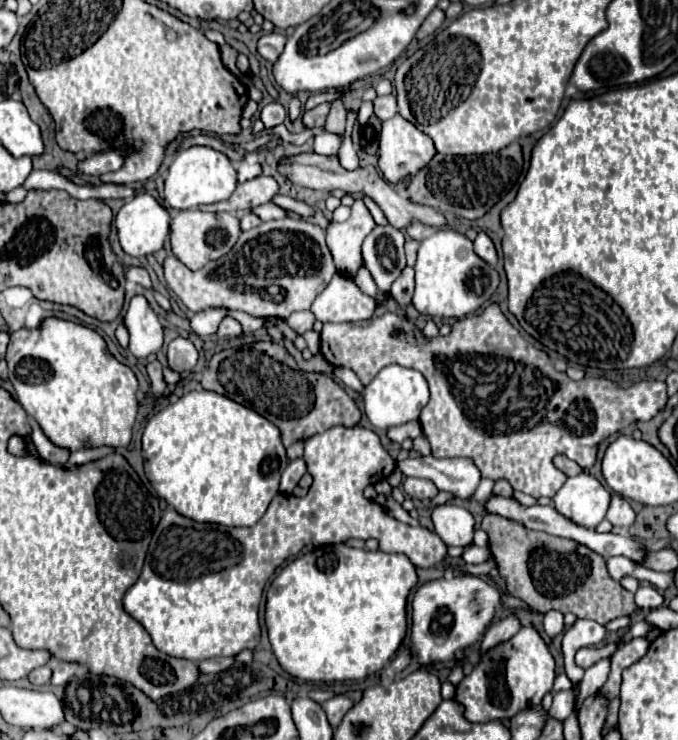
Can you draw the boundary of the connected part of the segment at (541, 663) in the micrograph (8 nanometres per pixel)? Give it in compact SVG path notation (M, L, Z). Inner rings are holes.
M521 627L521 631L487 653L475 665L471 675L467 675L455 693L455 701L465 705L465 719L473 723L485 723L491 719L511 719L515 713L539 705L543 695L553 689L555 661L549 653L545 641L533 627Z

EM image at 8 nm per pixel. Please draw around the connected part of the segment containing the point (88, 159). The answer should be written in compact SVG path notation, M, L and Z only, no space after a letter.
M107 151L107 153L93 153L93 155L83 155L79 157L79 173L99 177L101 173L117 171L125 163L125 157L117 151Z

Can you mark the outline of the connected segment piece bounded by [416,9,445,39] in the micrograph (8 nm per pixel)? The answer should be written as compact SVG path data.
M433 9L429 13L429 17L423 21L423 25L419 27L416 38L423 39L423 37L431 35L435 29L439 29L443 25L443 21L445 21L445 13L441 9Z

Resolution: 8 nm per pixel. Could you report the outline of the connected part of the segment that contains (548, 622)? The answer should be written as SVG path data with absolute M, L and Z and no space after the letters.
M555 609L547 611L543 615L543 627L545 627L545 633L549 637L555 637L555 635L563 633L563 615L559 611L555 611Z

